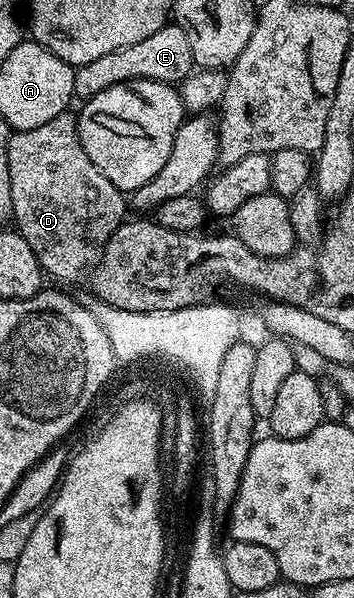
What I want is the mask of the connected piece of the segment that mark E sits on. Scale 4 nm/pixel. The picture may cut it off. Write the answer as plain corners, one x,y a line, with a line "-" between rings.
168,24
153,32
153,36
141,40
141,44
129,44
129,48
109,52
109,56
101,56
97,60
89,60
89,64
76,66
73,80
75,98
86,100
97,96
97,92
105,92
105,88
113,88
113,84
132,82
138,78
182,84
192,74
194,66
195,58
191,55
185,32
181,32
177,25

